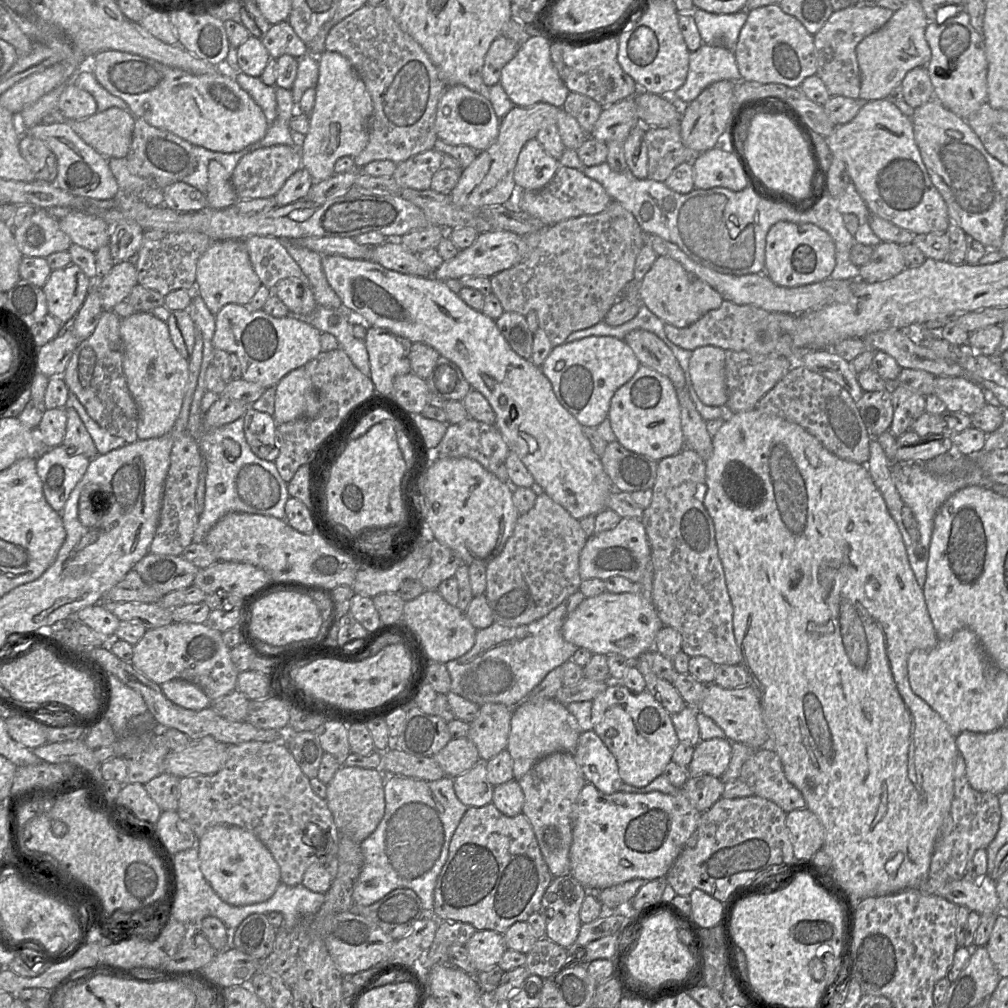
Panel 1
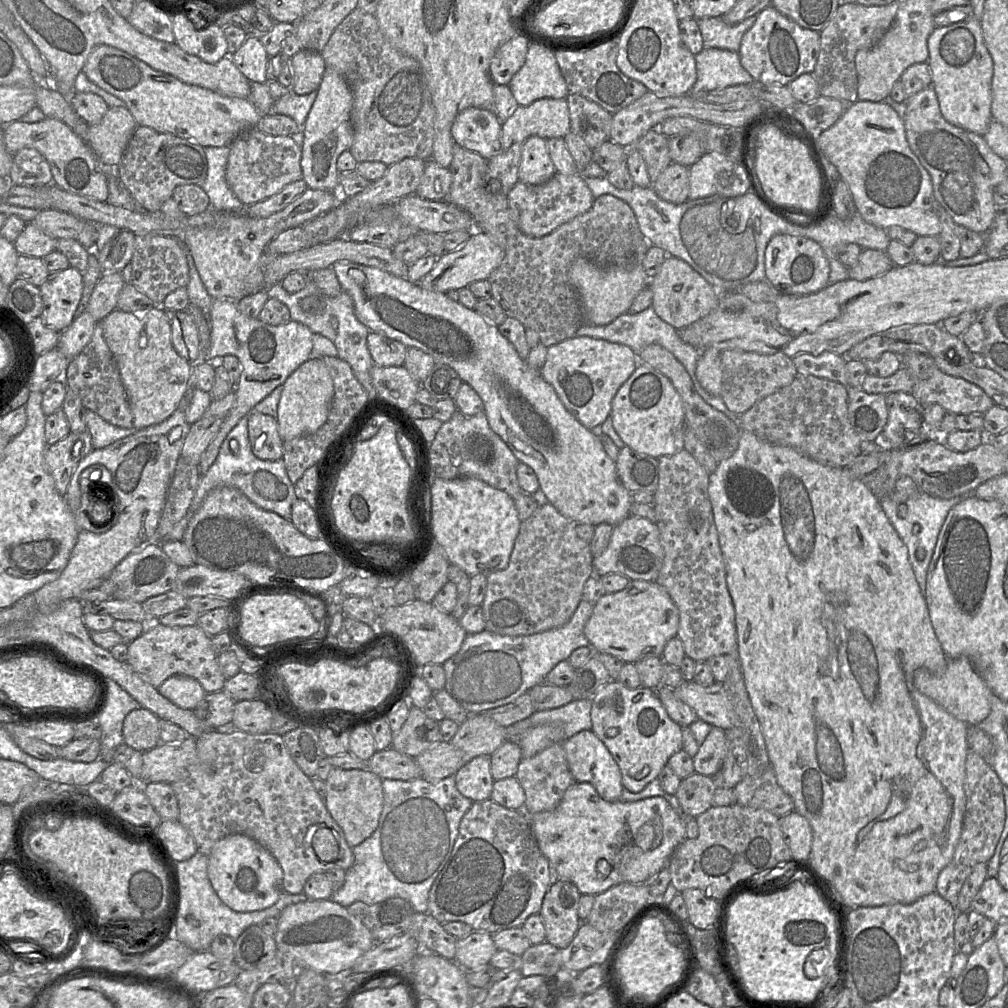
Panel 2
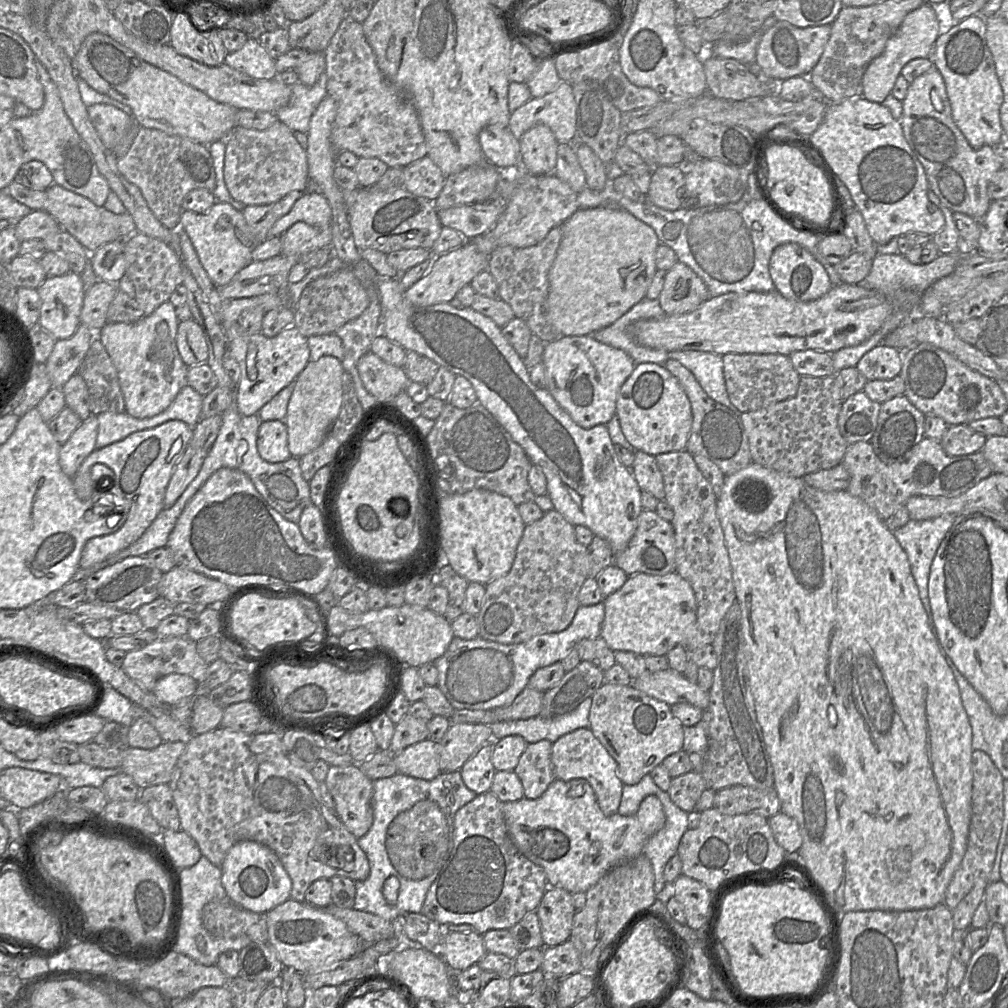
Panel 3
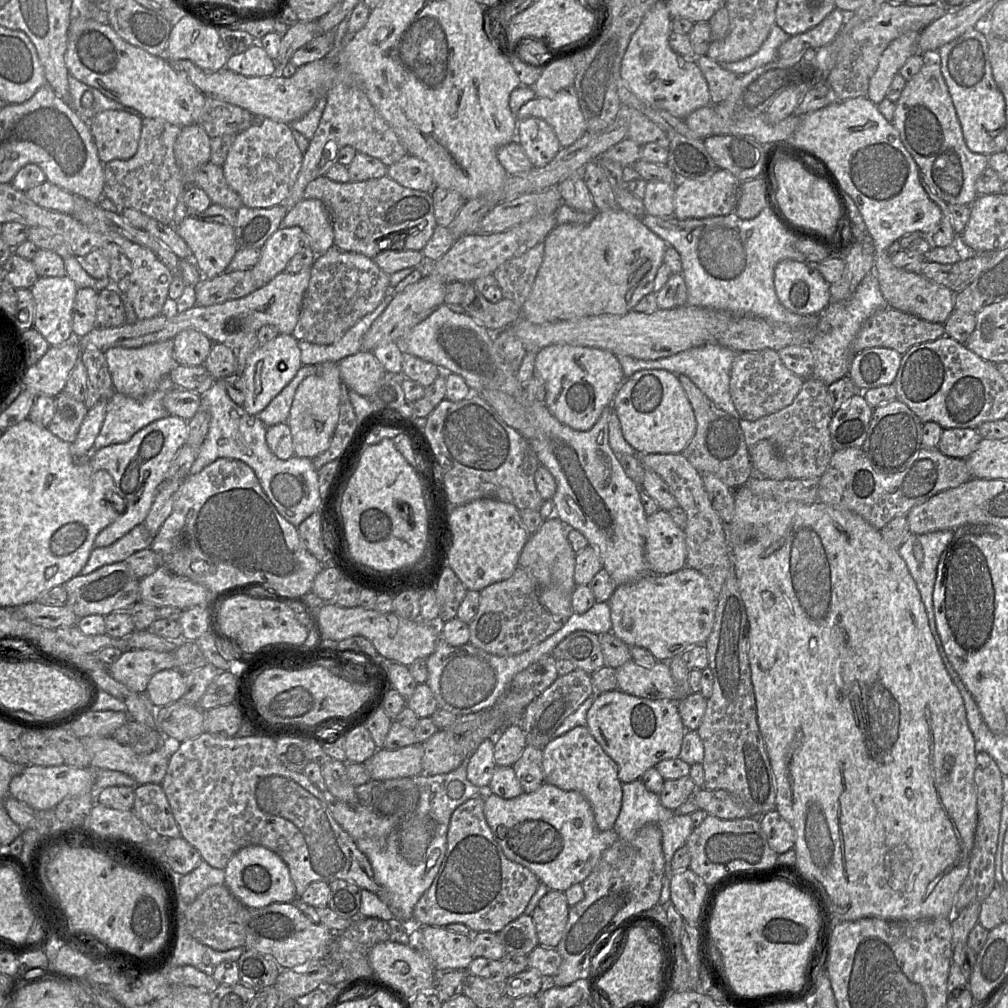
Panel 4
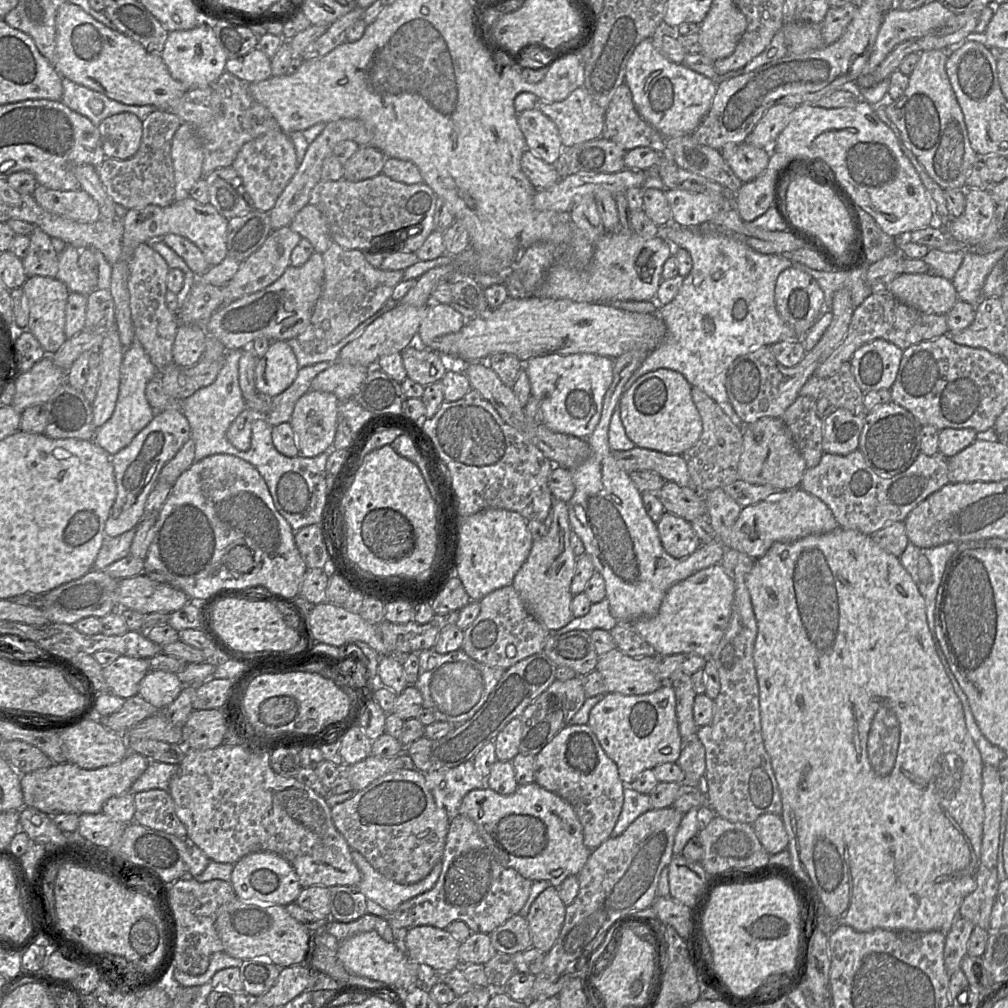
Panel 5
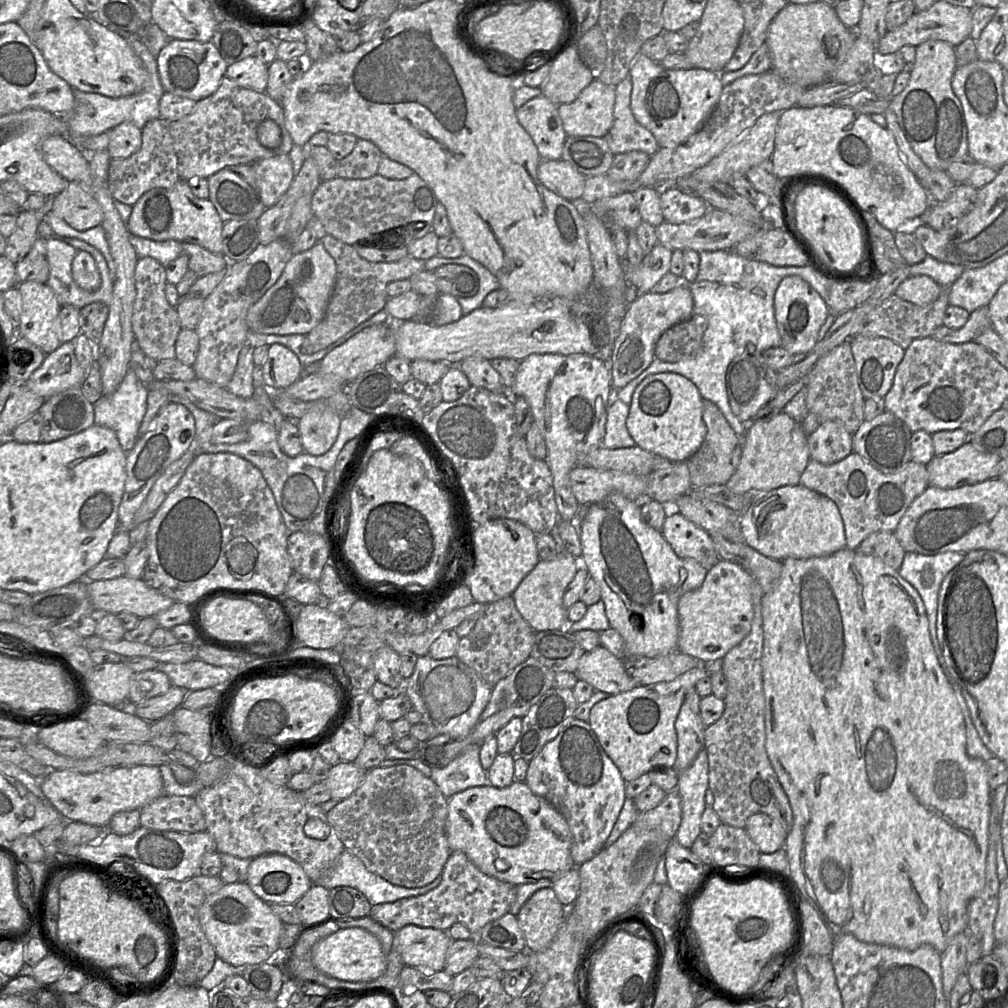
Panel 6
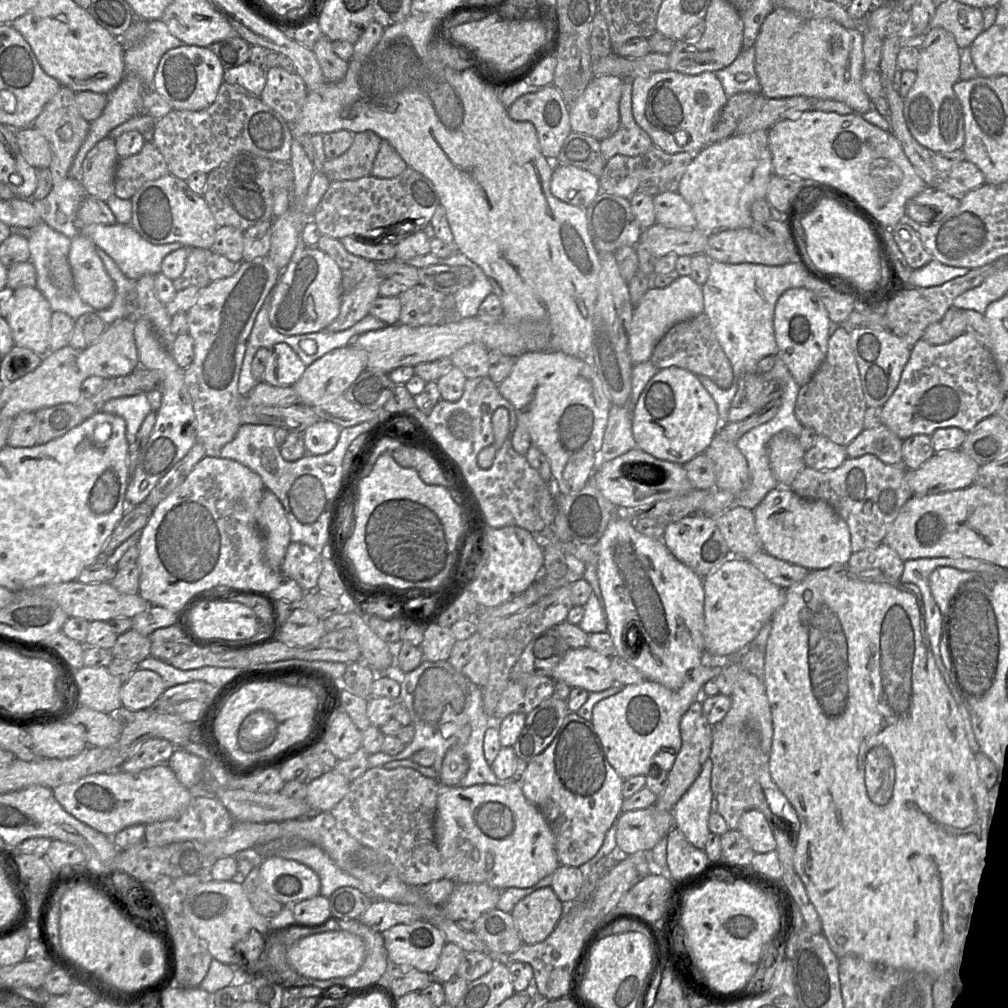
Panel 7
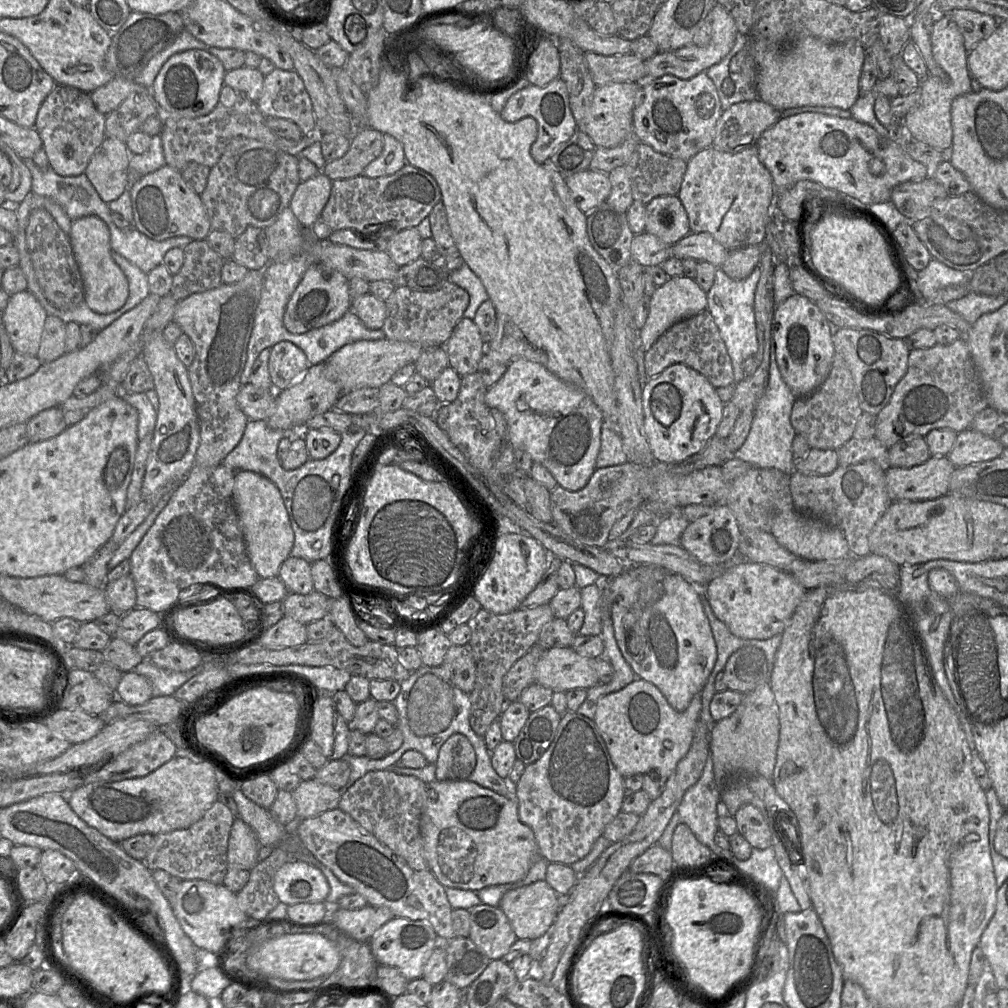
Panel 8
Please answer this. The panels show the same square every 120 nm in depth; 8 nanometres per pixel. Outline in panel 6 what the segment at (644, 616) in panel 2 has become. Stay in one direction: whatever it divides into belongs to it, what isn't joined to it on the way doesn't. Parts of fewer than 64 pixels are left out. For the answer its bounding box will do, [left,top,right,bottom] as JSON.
[678,559,754,663]

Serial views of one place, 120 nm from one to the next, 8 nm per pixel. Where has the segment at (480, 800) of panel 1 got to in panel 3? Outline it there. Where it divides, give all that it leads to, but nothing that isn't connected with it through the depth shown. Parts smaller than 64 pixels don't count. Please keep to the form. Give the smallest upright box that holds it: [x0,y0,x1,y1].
[460,741,496,795]

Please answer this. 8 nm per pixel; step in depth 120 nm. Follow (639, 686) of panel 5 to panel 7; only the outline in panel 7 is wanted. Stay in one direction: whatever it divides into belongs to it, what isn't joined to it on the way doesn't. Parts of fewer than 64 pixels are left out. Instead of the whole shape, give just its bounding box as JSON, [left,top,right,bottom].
[551,647,615,693]

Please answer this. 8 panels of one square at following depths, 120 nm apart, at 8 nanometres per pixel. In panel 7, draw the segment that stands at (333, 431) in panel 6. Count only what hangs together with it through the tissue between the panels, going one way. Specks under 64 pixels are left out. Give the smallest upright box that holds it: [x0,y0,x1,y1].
[303,420,341,455]

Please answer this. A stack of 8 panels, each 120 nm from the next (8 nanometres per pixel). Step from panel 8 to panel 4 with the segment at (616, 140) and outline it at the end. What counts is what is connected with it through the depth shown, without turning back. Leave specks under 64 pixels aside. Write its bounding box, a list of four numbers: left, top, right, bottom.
[516,85,588,147]

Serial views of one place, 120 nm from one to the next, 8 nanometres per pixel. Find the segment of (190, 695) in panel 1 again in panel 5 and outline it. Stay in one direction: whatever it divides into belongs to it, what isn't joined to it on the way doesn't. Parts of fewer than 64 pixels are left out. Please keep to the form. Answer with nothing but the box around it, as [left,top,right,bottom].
[138,670,183,710]

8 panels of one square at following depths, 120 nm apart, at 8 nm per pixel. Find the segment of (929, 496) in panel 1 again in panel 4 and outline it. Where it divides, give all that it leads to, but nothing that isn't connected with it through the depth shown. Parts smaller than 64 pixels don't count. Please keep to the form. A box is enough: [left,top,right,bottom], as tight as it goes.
[897,530,952,667]

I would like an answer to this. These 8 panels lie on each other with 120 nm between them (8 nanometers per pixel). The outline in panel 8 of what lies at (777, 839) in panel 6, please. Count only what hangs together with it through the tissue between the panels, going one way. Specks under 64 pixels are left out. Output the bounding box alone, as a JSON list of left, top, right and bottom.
[733,804,772,850]

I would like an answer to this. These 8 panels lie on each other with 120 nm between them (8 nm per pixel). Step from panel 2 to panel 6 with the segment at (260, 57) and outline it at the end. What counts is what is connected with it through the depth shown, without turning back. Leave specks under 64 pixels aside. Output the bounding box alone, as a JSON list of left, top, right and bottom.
[224,55,268,92]

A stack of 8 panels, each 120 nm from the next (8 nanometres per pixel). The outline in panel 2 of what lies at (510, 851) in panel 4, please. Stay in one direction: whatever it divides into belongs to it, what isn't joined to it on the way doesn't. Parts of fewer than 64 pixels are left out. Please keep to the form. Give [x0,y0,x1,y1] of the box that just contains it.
[529,782,686,895]

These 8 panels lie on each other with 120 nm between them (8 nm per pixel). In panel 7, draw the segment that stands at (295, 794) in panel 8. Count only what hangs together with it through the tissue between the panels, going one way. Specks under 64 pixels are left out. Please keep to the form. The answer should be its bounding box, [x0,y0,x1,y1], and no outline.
[306,770,350,812]

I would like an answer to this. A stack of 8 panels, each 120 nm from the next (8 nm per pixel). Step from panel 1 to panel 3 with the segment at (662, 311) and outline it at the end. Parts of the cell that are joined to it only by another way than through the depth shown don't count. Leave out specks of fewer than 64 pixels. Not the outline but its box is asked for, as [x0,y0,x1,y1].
[658,261,709,315]

